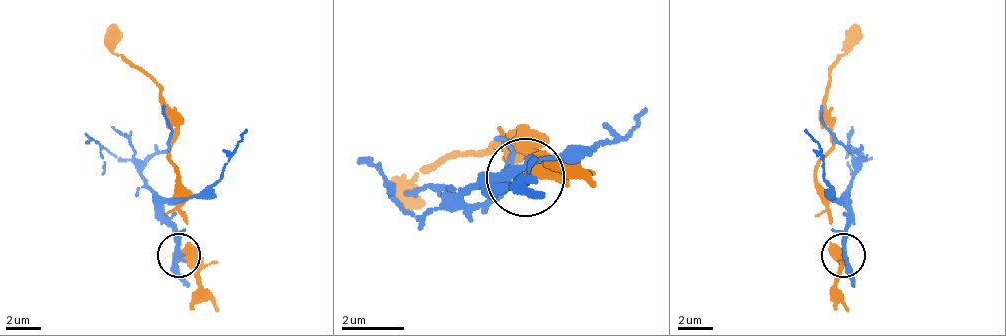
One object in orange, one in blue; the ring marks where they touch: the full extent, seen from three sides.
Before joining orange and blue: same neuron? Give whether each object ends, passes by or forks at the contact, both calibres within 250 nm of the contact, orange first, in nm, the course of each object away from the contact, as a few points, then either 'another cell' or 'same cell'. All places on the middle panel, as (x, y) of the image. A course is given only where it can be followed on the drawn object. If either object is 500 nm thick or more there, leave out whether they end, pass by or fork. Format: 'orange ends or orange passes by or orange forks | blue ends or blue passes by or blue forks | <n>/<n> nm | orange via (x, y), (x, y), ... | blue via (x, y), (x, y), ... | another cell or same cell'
700/320 nm | orange via (523, 175), (538, 152), (523, 129), (507, 152), (507, 144), (422, 168), (398, 206) | blue via (523, 175), (476, 183), (468, 206), (507, 183), (507, 144), (500, 136) | another cell

